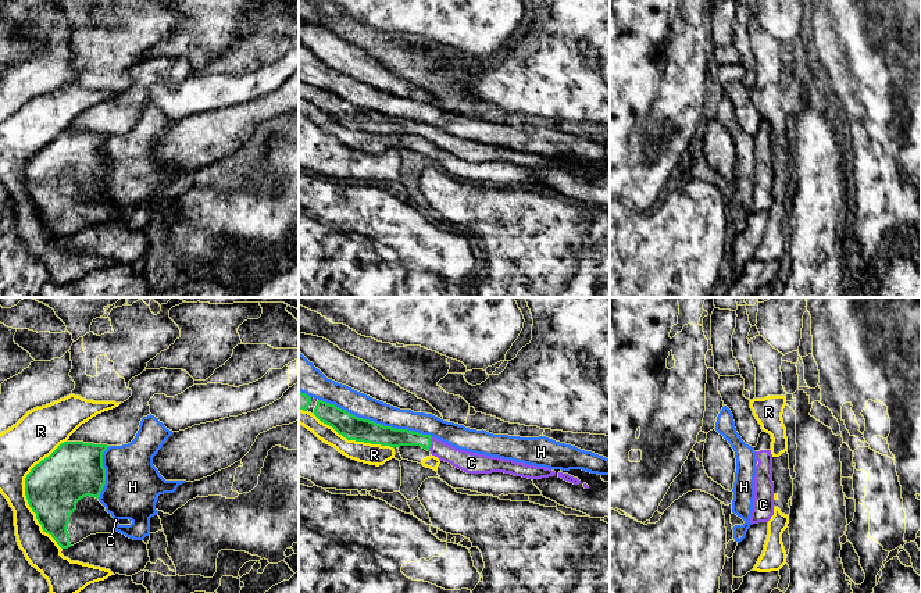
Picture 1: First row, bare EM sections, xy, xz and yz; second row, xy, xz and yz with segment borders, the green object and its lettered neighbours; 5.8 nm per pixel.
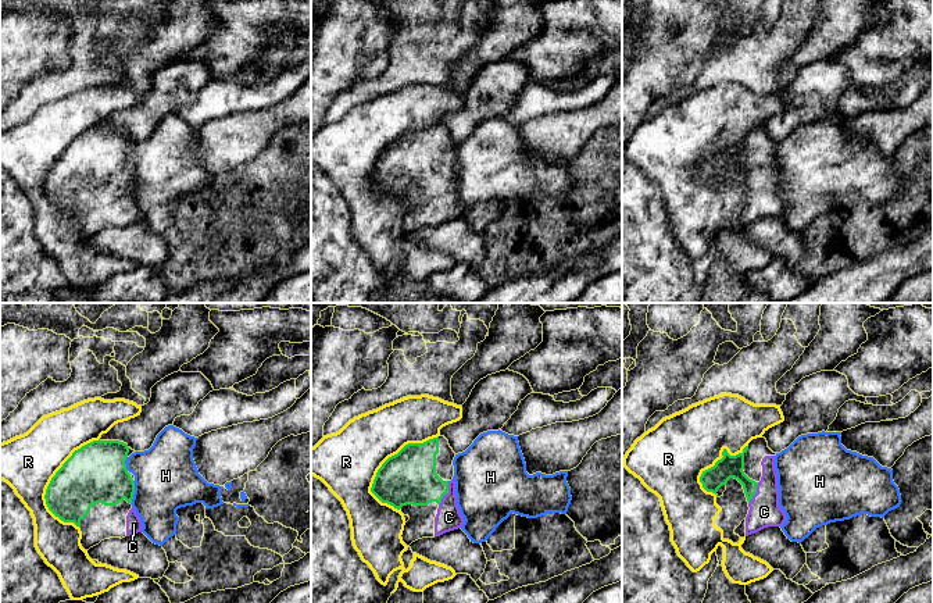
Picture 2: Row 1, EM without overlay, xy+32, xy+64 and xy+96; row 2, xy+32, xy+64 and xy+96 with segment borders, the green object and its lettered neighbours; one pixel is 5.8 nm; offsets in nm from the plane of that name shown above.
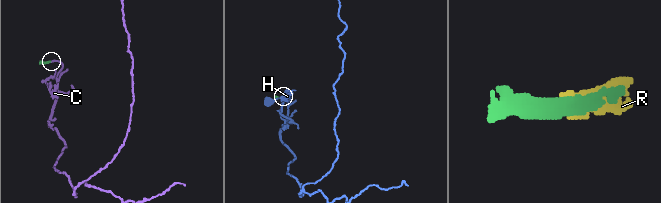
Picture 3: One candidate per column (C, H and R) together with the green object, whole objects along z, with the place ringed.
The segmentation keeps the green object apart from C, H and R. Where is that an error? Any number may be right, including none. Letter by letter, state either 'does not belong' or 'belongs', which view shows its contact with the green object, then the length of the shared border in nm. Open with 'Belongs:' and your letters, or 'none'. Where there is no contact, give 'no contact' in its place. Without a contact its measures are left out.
Belongs: C
C: belongs | xz | 80 nm
H: does not belong | xz | 700 nm
R: does not belong | xy | 650 nm

